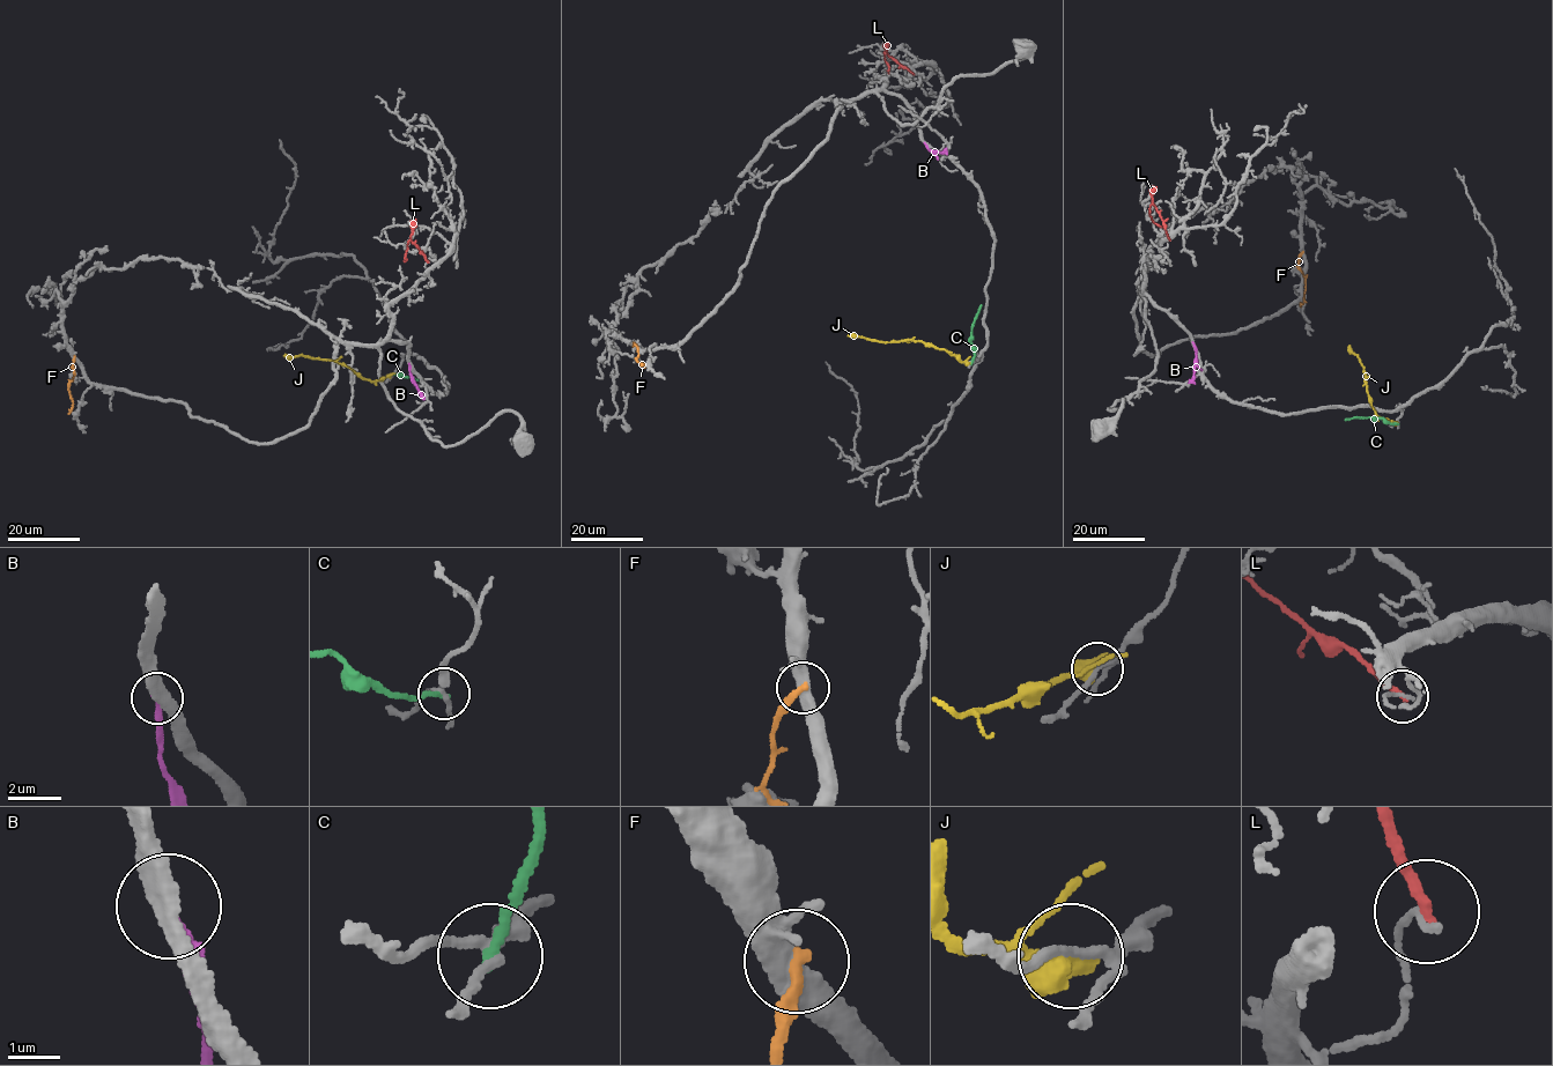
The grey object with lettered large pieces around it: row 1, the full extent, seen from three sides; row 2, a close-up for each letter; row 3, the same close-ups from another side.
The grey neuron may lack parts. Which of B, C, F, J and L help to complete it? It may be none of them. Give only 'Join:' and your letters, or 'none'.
Join: none

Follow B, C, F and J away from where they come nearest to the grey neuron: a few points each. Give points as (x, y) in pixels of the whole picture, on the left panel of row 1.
B: (409, 364), (412, 380), (424, 399)
C: (393, 374), (419, 379)
F: (74, 356), (73, 380), (68, 390), (73, 407), (68, 414)
J: (391, 375), (370, 380), (333, 361), (283, 355)

